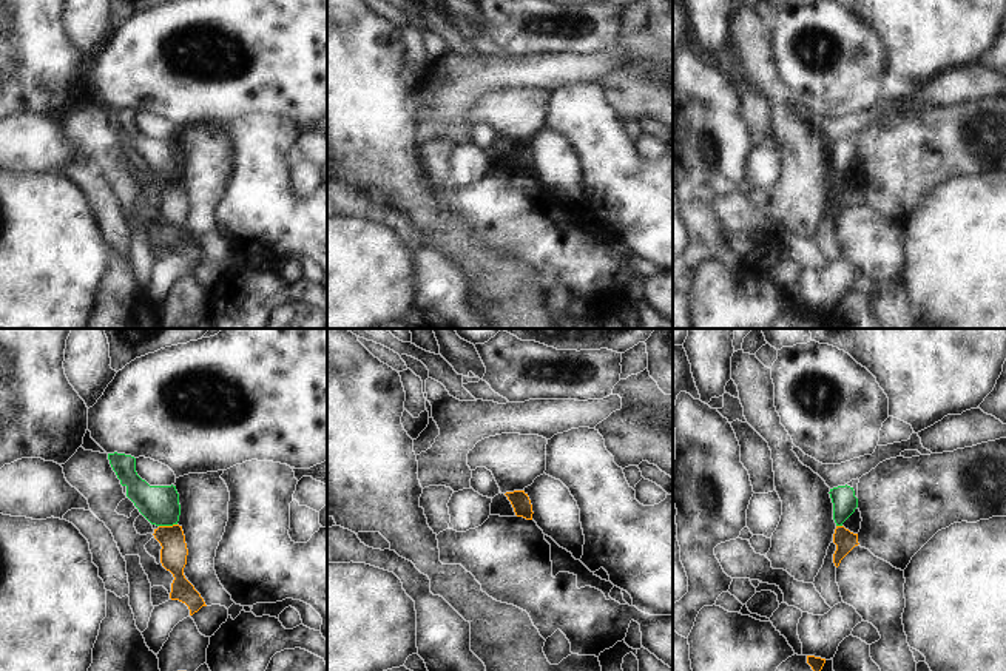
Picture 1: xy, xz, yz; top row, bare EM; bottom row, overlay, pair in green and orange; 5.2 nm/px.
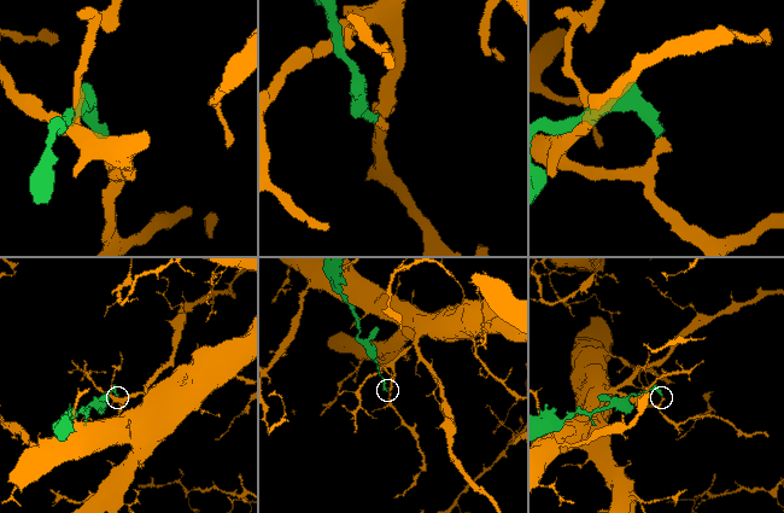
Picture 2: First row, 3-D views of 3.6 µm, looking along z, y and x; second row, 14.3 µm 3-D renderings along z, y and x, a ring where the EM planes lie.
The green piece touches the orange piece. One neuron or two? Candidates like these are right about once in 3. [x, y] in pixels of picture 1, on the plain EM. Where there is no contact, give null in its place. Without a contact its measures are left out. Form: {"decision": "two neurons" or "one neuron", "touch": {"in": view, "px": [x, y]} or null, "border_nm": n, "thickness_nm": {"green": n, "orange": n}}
{"decision": "two neurons", "touch": {"in": "xy", "px": [167, 179]}, "border_nm": 100, "thickness_nm": {"green": 200, "orange": 140}}

